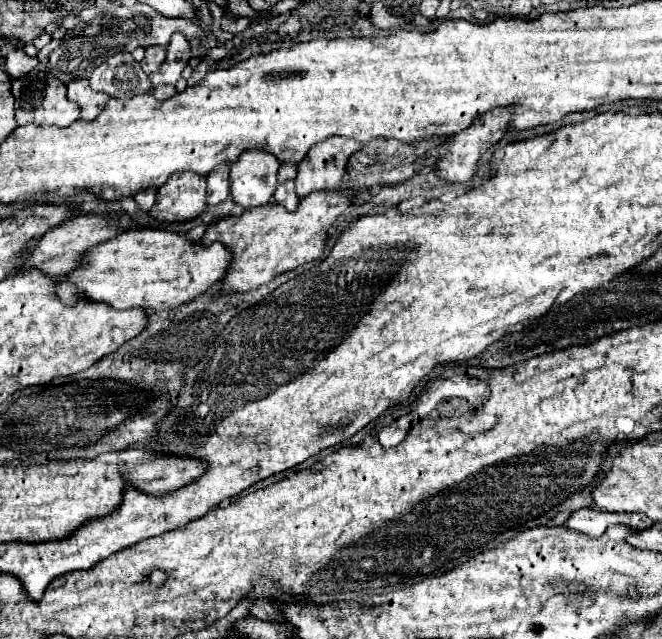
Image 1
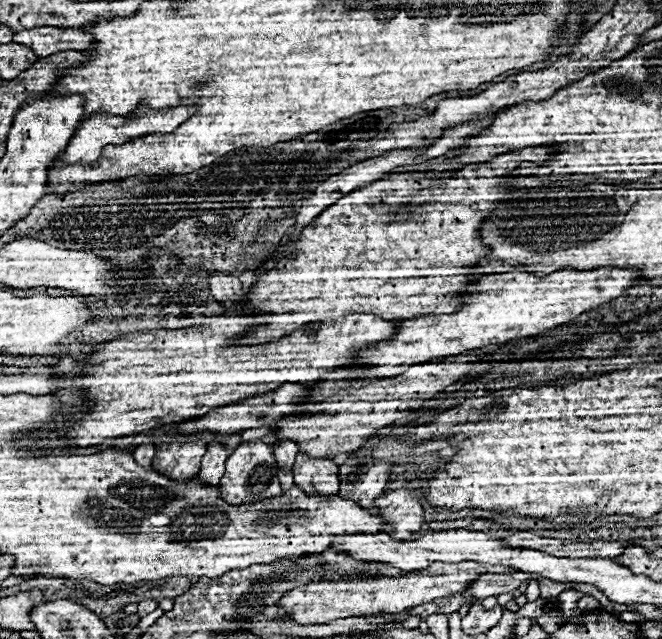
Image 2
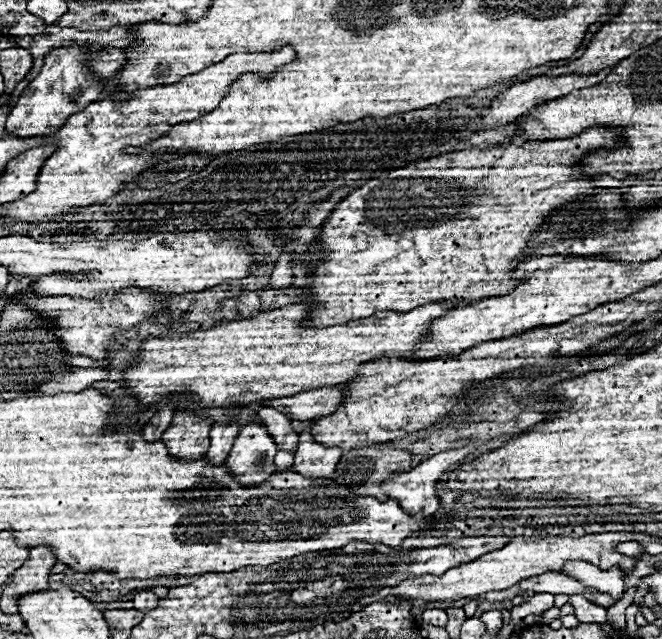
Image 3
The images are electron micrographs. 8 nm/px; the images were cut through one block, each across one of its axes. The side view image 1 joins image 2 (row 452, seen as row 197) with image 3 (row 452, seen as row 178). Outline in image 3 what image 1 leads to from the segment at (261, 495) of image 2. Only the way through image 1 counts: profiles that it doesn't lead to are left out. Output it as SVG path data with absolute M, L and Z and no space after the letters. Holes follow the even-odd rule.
M252 422L236 436L234 446L226 458L226 468L230 468L230 474L238 478L240 484L260 484L276 472L276 452L278 448L266 428Z

